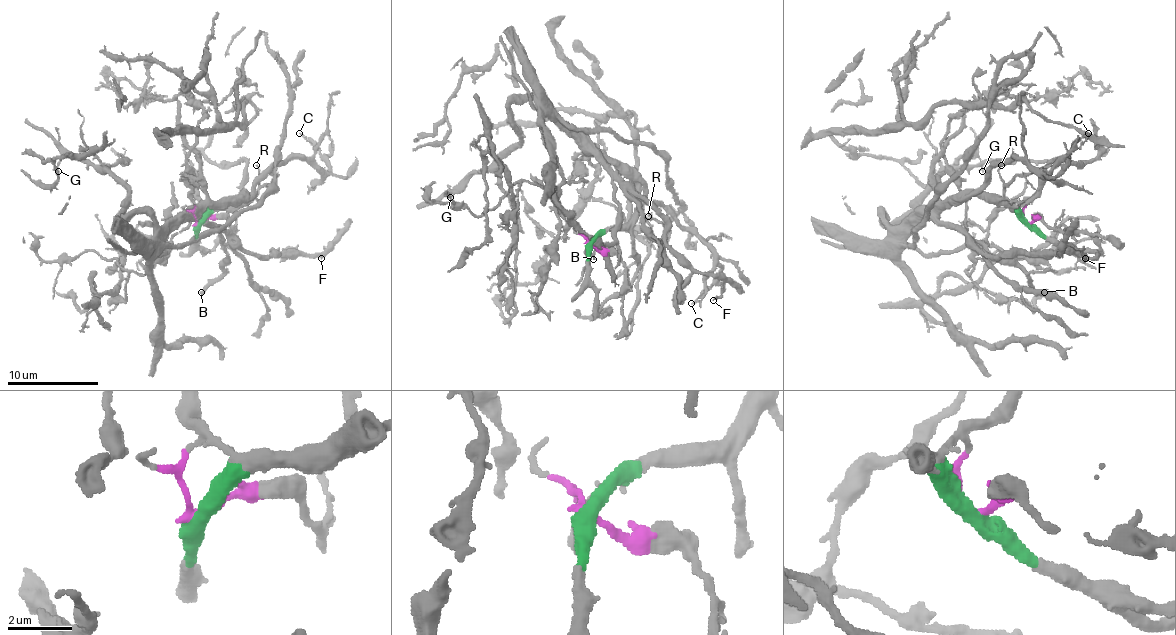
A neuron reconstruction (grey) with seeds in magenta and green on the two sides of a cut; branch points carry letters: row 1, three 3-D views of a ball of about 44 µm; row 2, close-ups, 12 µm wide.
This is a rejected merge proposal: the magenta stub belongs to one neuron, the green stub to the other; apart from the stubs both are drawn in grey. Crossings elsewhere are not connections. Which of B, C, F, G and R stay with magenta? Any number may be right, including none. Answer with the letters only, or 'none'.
none

